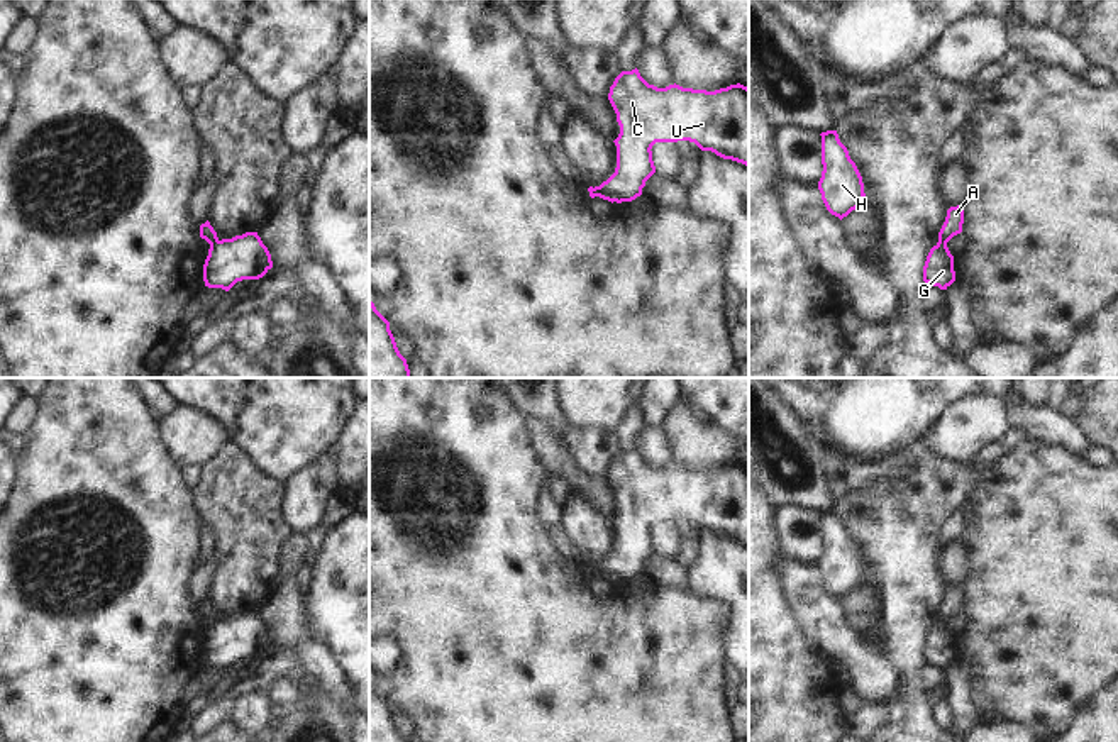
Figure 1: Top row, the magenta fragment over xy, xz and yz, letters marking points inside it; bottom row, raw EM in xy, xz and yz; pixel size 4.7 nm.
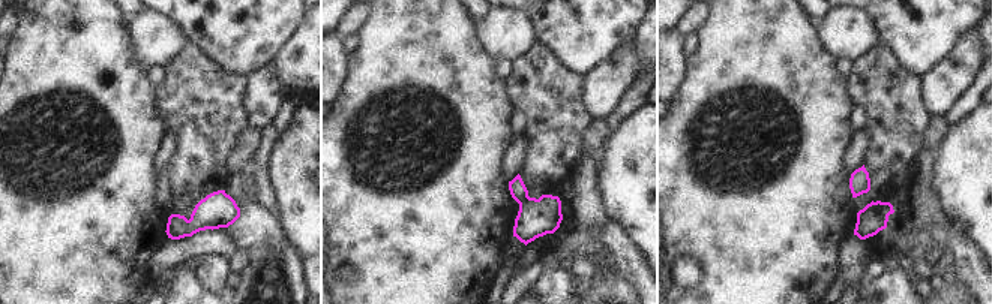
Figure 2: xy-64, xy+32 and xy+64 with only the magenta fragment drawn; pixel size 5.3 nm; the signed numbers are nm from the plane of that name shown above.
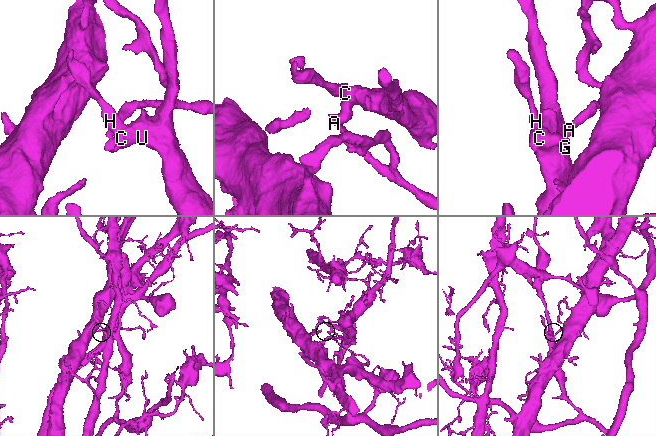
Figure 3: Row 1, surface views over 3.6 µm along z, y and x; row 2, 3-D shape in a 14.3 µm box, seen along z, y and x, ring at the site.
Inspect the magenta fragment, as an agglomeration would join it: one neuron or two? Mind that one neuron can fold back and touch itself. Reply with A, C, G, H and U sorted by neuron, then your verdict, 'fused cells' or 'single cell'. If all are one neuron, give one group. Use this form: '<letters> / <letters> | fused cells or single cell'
A / C G H U | fused cells

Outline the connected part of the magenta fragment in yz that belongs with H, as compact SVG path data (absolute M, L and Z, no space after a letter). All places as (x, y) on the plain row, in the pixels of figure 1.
M827 510L820 515L823 551L818 569L827 590L842 600L862 586L866 576L862 556L837 510Z

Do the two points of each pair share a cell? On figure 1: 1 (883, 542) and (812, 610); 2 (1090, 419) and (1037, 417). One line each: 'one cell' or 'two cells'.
1: two cells
2: two cells

